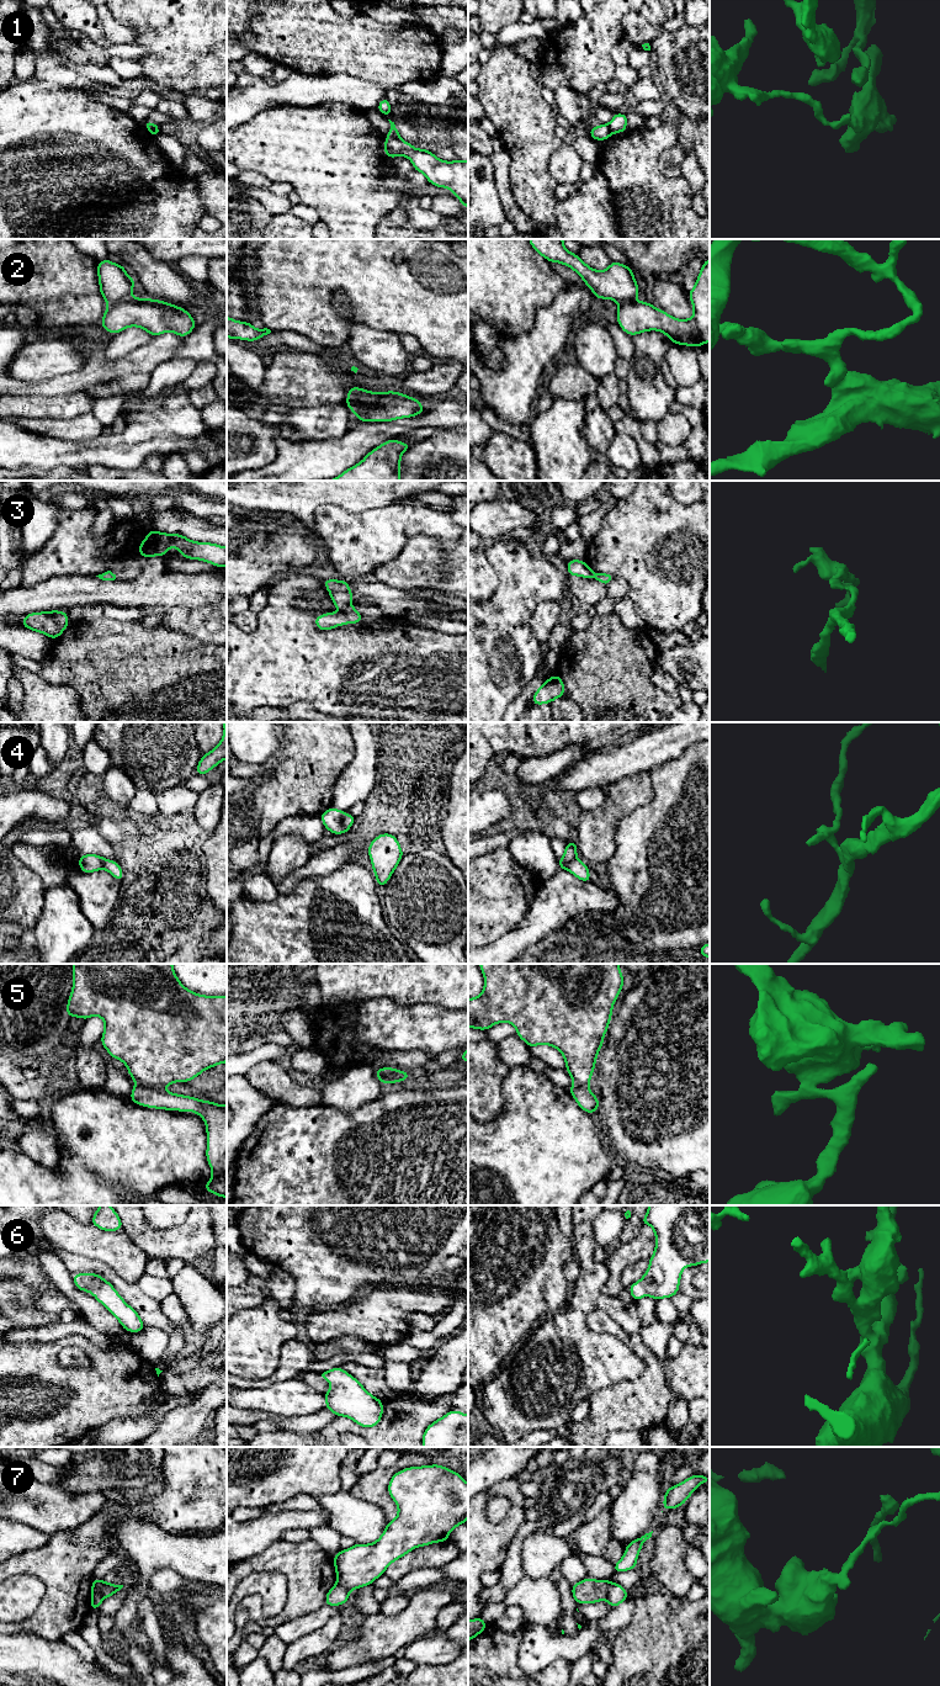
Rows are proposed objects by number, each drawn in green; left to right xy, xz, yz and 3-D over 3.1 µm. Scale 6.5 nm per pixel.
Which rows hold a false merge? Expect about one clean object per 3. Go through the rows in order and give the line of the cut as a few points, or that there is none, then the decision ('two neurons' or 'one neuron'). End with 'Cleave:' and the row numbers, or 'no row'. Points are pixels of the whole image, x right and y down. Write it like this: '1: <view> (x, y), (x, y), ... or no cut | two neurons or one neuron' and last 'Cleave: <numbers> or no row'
1: xz (387, 136), (399, 138) | two neurons
2: xy (131, 296), (107, 307) | two neurons
3: xz (349, 603), (340, 609) | two neurons
4: xz (345, 814), (343, 823), (348, 828) | two neurons
5: xy (136, 1081), (159, 1088) | two neurons
6: no cut | one neuron
7: yz (609, 1581), (605, 1599) | two neurons
Cleave: 1, 2, 3, 4, 5, 7

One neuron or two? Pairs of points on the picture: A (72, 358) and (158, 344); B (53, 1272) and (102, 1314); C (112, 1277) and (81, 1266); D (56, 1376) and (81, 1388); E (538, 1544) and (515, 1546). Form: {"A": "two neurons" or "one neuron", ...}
{"A": "two neurons", "B": "one neuron", "C": "one neuron", "D": "one neuron", "E": "two neurons"}

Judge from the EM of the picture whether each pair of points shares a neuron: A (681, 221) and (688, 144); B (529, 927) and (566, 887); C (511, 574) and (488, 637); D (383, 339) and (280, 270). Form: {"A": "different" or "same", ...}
{"A": "different", "B": "same", "C": "same", "D": "different"}

